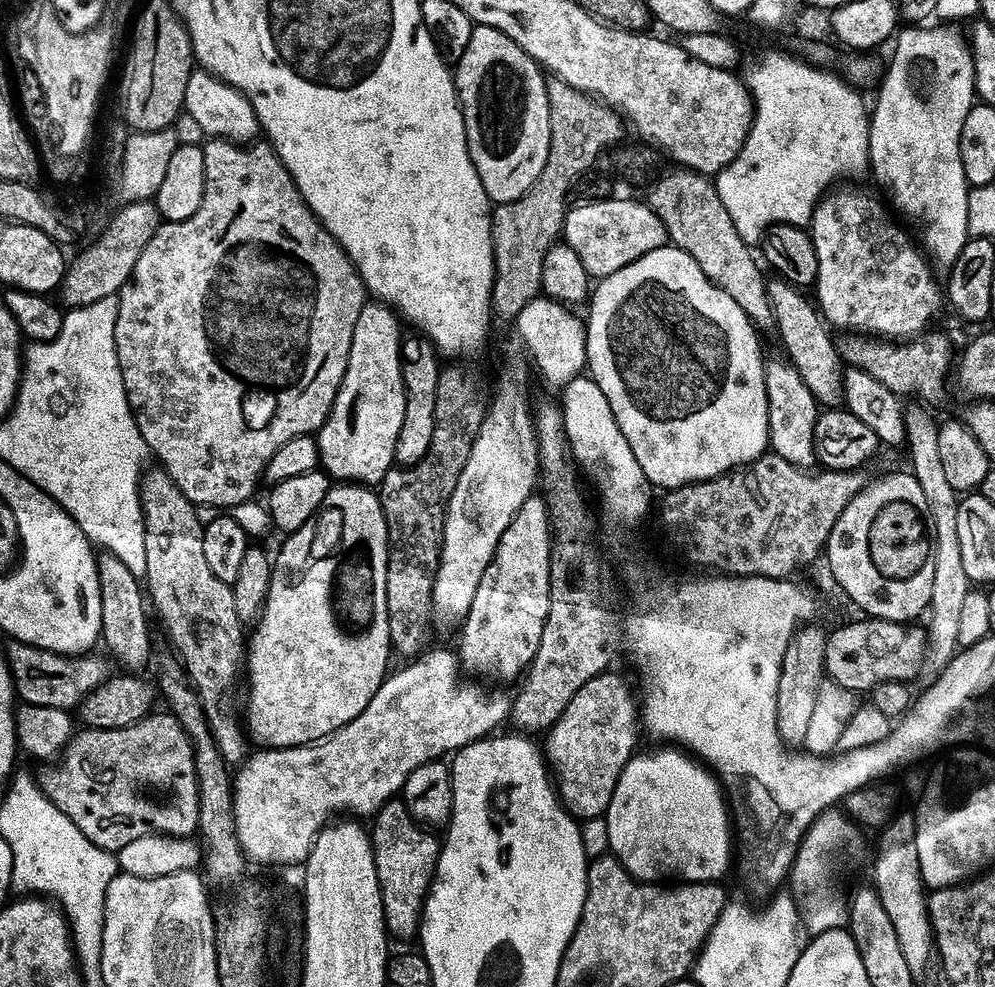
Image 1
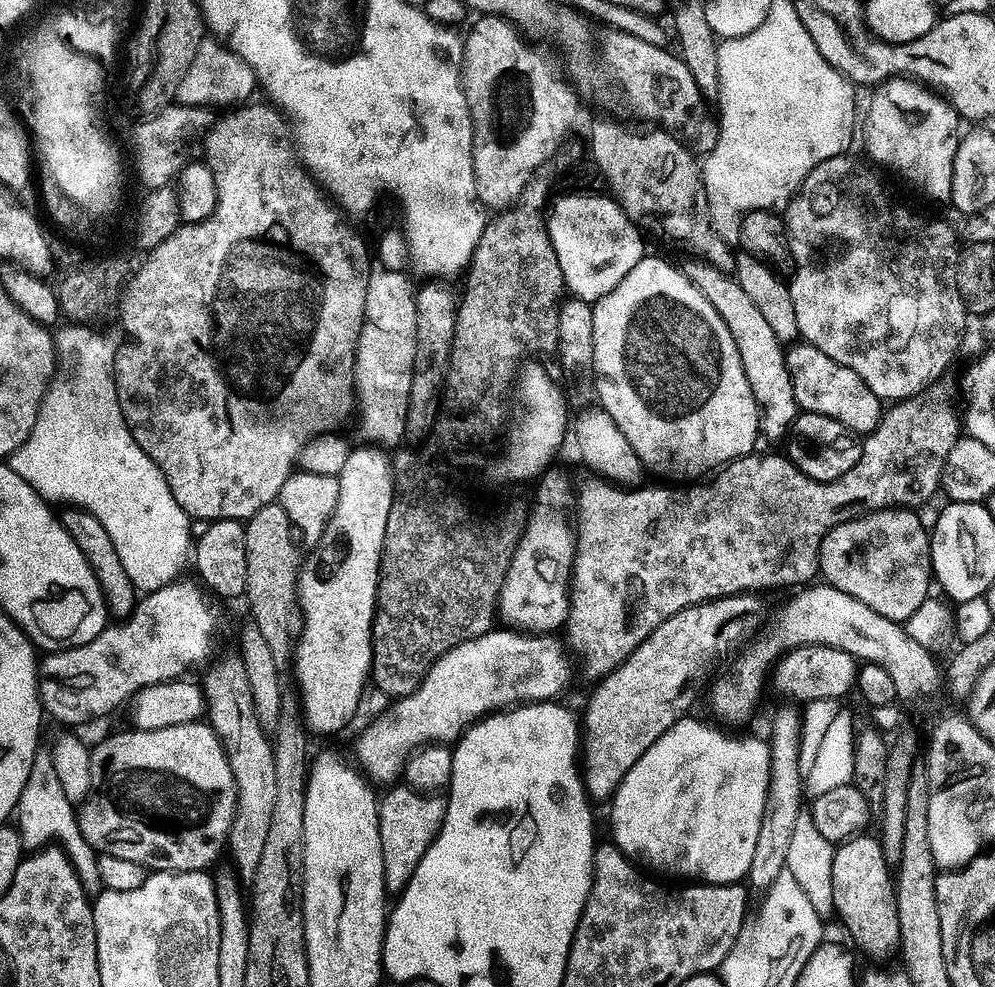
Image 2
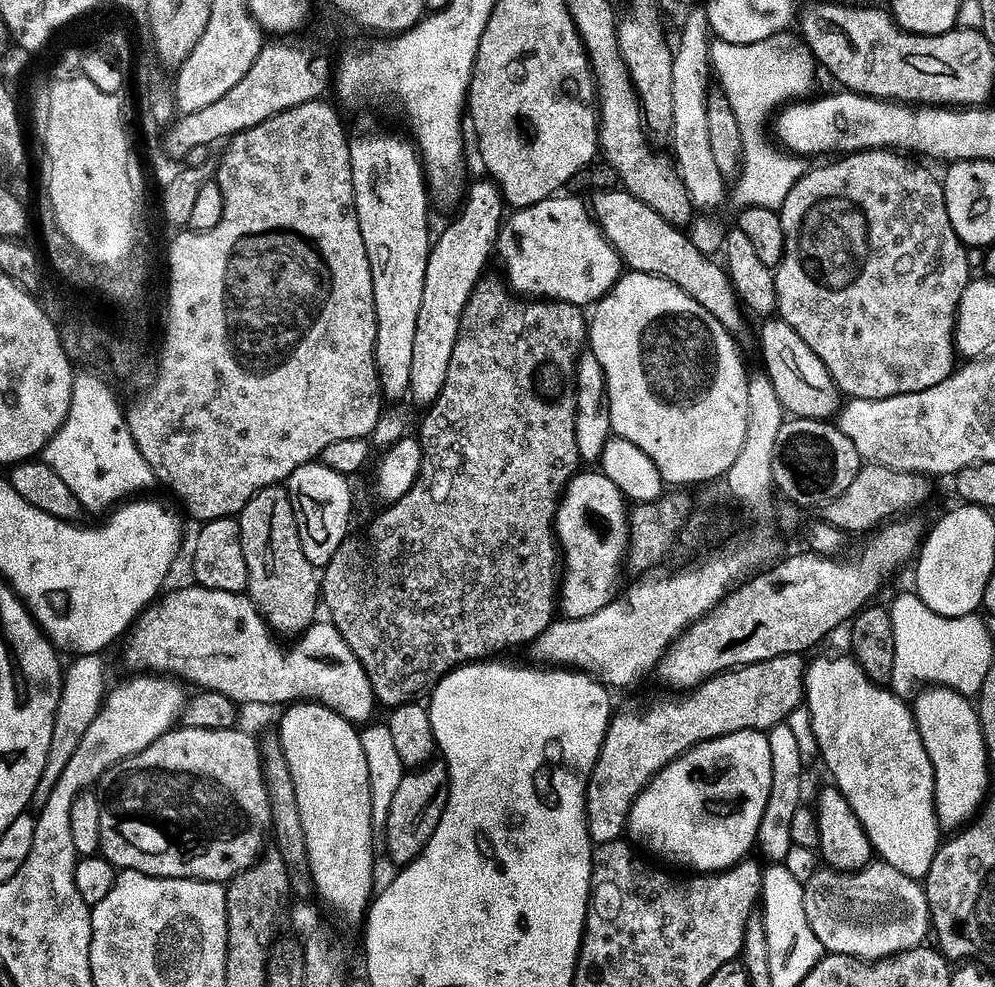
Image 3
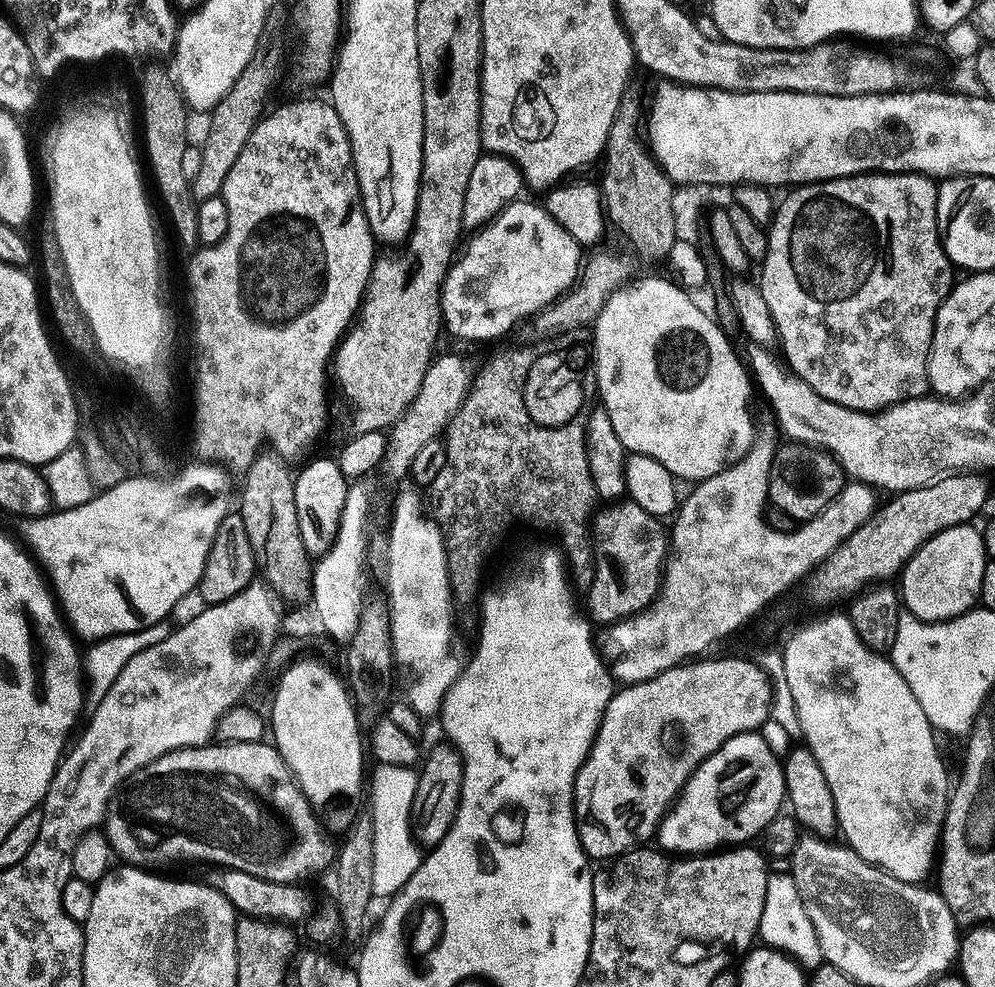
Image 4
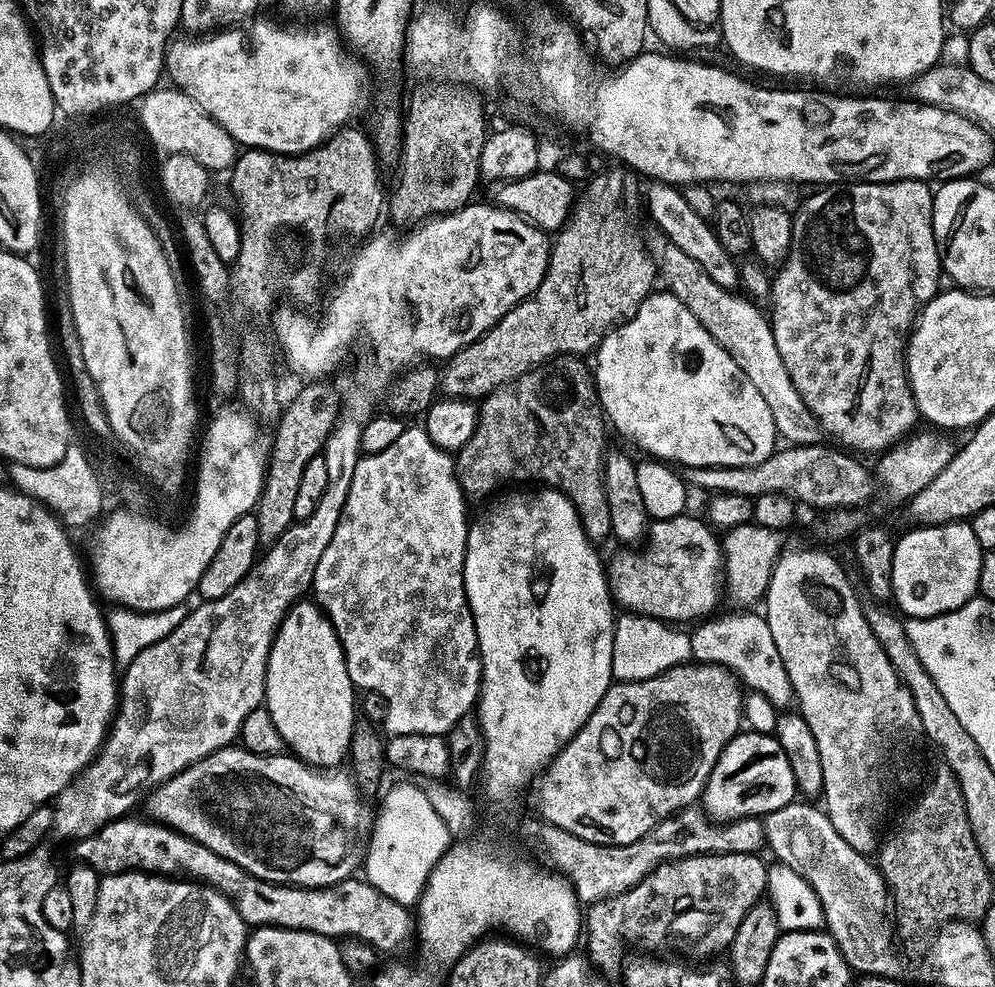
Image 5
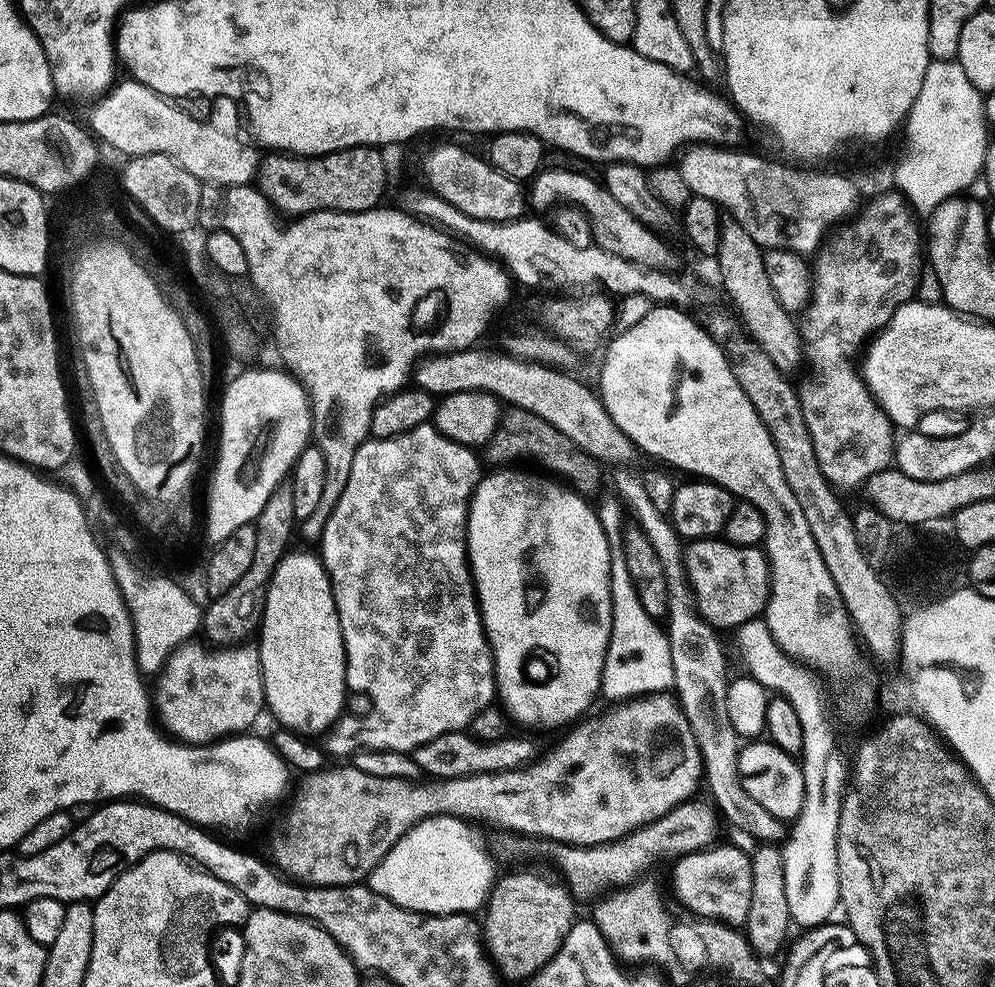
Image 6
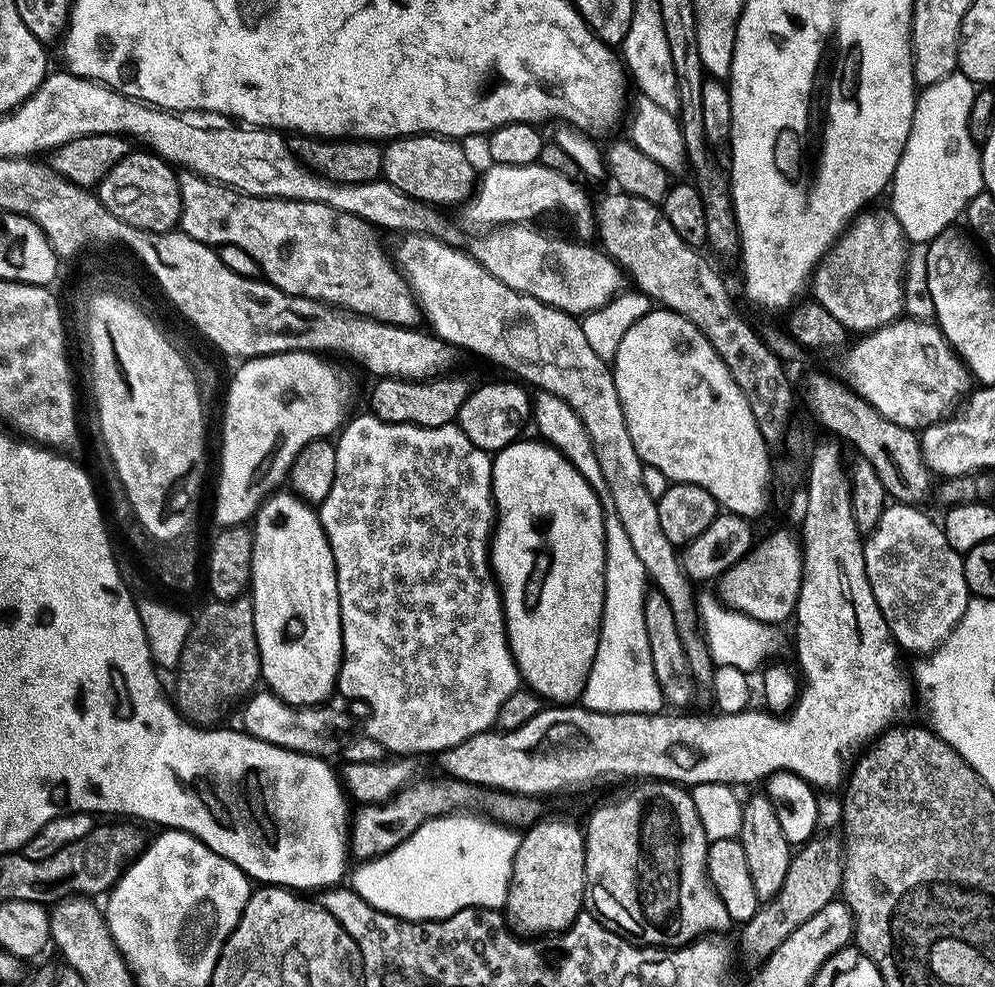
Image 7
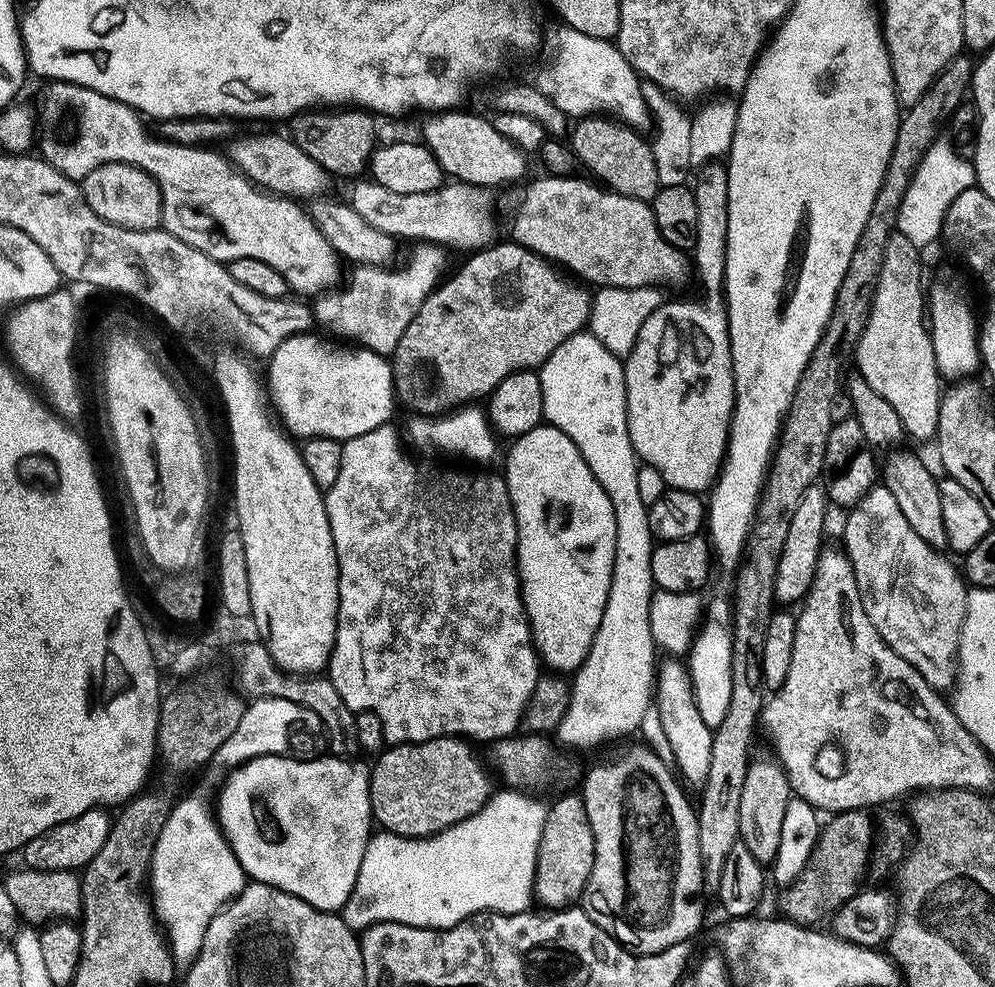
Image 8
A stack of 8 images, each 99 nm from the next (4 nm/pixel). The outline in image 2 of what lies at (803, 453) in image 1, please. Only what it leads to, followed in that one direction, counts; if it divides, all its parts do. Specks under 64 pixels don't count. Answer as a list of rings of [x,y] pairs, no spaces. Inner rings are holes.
[[[690,260],[690,263],[683,265],[683,269],[687,277],[710,299],[710,304],[718,310],[739,348],[747,381],[754,390],[756,404],[761,410],[761,435],[766,440],[768,438],[772,442],[783,443],[800,415],[792,373],[786,360],[785,345],[778,340],[763,313],[731,275],[701,260]]]

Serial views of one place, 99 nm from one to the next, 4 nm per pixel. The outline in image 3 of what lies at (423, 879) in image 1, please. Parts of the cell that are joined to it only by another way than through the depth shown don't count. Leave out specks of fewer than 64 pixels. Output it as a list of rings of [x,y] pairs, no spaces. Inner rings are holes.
[[[433,761],[424,769],[404,776],[392,800],[387,824],[384,827],[388,854],[398,868],[408,867],[424,852],[425,846],[429,844],[430,838],[438,828],[448,800],[449,774],[443,761]]]

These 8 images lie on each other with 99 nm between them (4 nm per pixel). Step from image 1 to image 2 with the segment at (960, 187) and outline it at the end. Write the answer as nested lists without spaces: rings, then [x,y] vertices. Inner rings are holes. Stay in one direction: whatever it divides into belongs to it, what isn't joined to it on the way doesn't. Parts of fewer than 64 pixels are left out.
[[[893,78],[885,84],[879,85],[875,89],[876,94],[872,98],[868,114],[866,116],[866,148],[868,150],[868,157],[875,165],[879,167],[886,167],[898,174],[902,179],[906,180],[910,185],[922,192],[926,197],[930,198],[934,202],[949,203],[953,194],[953,182],[954,182],[954,164],[956,160],[956,154],[959,150],[960,142],[962,139],[962,131],[960,132],[960,124],[962,125],[962,118],[953,107],[951,101],[944,99],[939,93],[931,92],[927,87],[922,84],[910,83],[904,78]]]

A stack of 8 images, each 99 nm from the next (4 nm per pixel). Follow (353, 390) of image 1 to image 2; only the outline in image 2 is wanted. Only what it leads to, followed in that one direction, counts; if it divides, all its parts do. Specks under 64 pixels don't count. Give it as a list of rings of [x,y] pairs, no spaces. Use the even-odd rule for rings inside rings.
[[[401,232],[383,236],[378,250],[379,260],[373,265],[366,292],[366,316],[359,335],[356,355],[356,394],[360,415],[360,432],[368,444],[386,448],[403,443],[407,430],[407,414],[416,362],[418,334],[417,287],[402,271],[408,268],[407,237]]]

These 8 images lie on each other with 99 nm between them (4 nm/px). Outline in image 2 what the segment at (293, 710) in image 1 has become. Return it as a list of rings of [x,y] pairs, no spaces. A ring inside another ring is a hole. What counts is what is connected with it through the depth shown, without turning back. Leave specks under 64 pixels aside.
[[[361,446],[362,448],[357,447],[350,454],[350,462],[346,462],[346,470],[342,470],[342,474],[338,477],[340,481],[340,497],[338,498],[338,506],[334,514],[332,515],[332,521],[328,523],[328,529],[324,532],[323,544],[320,547],[315,549],[316,552],[312,557],[305,559],[303,561],[301,570],[300,570],[300,610],[304,613],[304,630],[300,634],[300,639],[297,640],[296,646],[294,649],[294,665],[296,664],[296,680],[300,683],[300,696],[304,699],[304,708],[302,707],[302,720],[306,725],[307,731],[309,733],[315,734],[317,732],[320,736],[332,736],[335,732],[340,732],[352,719],[356,716],[356,711],[360,708],[360,699],[364,696],[364,687],[369,687],[370,681],[372,679],[372,627],[374,626],[374,618],[376,617],[376,598],[378,596],[378,590],[380,589],[380,564],[384,560],[384,543],[386,542],[386,526],[388,525],[388,519],[390,518],[391,507],[394,506],[394,498],[396,497],[396,473],[394,471],[393,461],[389,458],[389,454],[383,447],[380,446]]]

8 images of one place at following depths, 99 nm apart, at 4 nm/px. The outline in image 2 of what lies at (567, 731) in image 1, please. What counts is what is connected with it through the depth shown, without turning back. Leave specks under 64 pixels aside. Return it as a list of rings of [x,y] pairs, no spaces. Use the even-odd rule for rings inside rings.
[[[756,594],[723,596],[720,600],[709,600],[707,604],[674,614],[674,618],[658,626],[658,630],[654,630],[654,634],[650,634],[634,654],[630,654],[626,663],[599,681],[600,689],[589,698],[584,716],[582,712],[582,775],[584,787],[593,801],[611,801],[642,754],[646,754],[646,750],[650,750],[666,730],[691,713],[688,711],[699,698],[700,688],[707,689],[713,677],[721,671],[720,663],[727,656],[735,657],[757,635],[756,627],[764,612],[764,604],[758,597]]]

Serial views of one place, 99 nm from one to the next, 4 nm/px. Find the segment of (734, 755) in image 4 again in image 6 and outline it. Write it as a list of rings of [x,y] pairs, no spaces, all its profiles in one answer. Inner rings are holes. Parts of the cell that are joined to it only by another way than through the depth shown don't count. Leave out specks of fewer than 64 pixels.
[[[752,742],[740,750],[740,774],[744,789],[758,806],[783,822],[795,822],[805,815],[808,803],[806,772],[793,757],[771,742]]]

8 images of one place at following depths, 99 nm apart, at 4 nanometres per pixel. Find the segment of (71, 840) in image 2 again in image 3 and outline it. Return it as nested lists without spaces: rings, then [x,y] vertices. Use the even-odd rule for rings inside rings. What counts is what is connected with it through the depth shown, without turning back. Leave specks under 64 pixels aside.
[[[103,655],[98,656],[78,656],[75,657],[71,662],[72,665],[67,665],[66,671],[64,673],[64,688],[60,692],[60,705],[58,706],[58,710],[56,711],[56,717],[54,718],[54,738],[50,738],[50,758],[46,762],[46,770],[42,774],[42,782],[38,786],[38,790],[36,791],[36,800],[40,802],[44,802],[47,800],[49,794],[54,790],[54,786],[58,782],[58,778],[62,778],[62,770],[66,770],[66,766],[70,766],[70,758],[74,758],[74,750],[78,750],[78,746],[82,746],[82,738],[86,738],[86,733],[90,731],[90,726],[94,726],[94,718],[98,718],[98,714],[100,713],[100,707],[104,705],[104,701],[106,699],[106,687],[104,688],[104,659]]]

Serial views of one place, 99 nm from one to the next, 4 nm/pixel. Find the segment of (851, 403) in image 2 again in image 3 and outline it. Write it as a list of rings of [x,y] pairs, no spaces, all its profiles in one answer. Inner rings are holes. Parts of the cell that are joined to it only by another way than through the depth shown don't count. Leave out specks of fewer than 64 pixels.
[[[768,318],[761,324],[760,350],[766,368],[764,372],[774,386],[785,413],[795,419],[821,421],[827,421],[837,415],[842,406],[842,393],[833,382],[826,365],[814,354],[814,350],[782,319]]]

